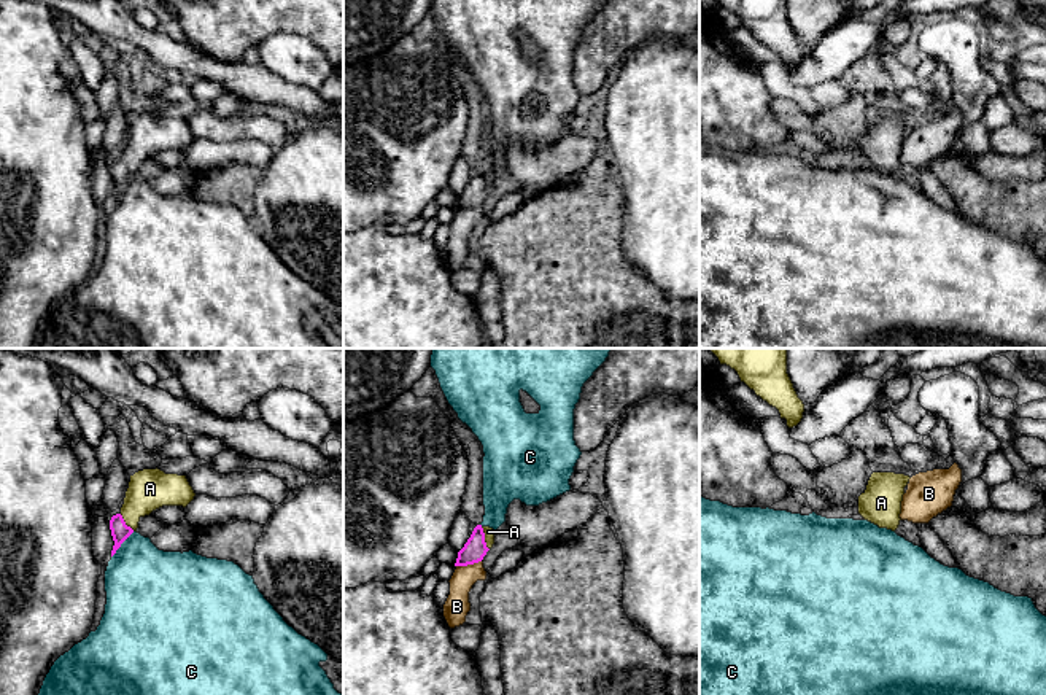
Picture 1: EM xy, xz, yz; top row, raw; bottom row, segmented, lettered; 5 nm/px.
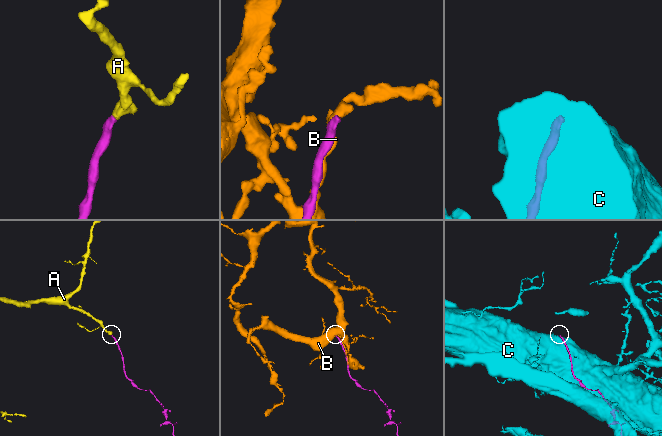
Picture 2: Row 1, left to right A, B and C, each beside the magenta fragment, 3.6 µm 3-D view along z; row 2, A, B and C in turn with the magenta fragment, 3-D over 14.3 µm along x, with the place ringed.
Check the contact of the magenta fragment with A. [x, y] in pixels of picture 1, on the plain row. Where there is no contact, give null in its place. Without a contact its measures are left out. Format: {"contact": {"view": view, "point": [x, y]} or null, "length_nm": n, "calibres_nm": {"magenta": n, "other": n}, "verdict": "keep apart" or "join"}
{"contact": {"view": "xz", "point": [484, 182]}, "length_nm": 130, "calibres_nm": {"magenta": 120, "other": 50}, "verdict": "join"}

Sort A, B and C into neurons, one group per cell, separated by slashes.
A / B / C

